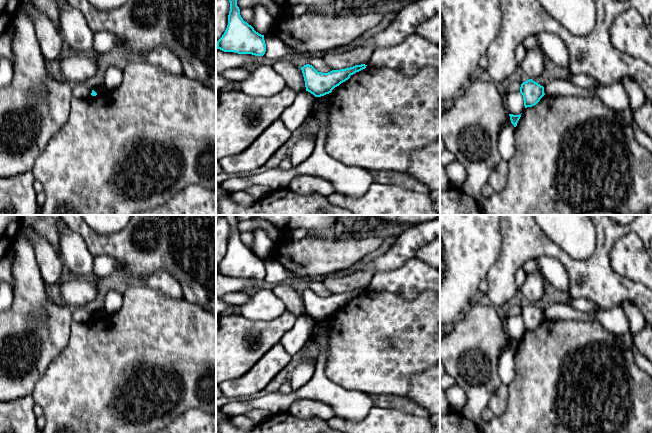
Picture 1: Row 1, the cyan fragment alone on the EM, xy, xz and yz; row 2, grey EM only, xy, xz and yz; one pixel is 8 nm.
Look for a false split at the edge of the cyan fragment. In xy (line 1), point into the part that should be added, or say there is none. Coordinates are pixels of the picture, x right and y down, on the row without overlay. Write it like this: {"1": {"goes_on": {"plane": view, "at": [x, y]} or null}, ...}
{"1": {"goes_on": null}}

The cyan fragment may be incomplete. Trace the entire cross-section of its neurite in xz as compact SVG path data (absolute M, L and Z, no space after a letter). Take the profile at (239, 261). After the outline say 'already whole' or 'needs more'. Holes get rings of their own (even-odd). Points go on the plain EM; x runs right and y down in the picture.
M224 215L224 218L230 226L230 235L227 252L217 265L217 273L224 276L263 280L266 276L264 259L256 256L241 241L240 233L237 230L239 222L237 215Z | already whole

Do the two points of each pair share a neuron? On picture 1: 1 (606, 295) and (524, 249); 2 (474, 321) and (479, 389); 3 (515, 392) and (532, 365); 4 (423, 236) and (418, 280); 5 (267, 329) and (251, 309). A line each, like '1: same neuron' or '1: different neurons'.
1: same neuron
2: same neuron
3: same neuron
4: different neurons
5: different neurons

